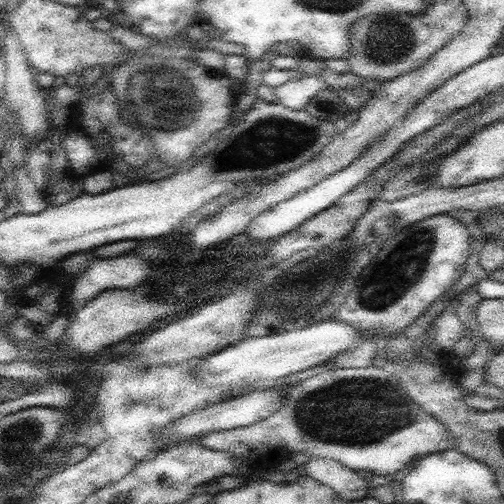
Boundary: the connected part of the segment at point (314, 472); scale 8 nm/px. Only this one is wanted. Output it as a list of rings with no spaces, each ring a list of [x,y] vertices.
[[[322,457],[306,458],[304,468],[308,476],[331,486],[343,500],[356,502],[367,498],[366,492],[369,487],[366,479],[338,460]]]

